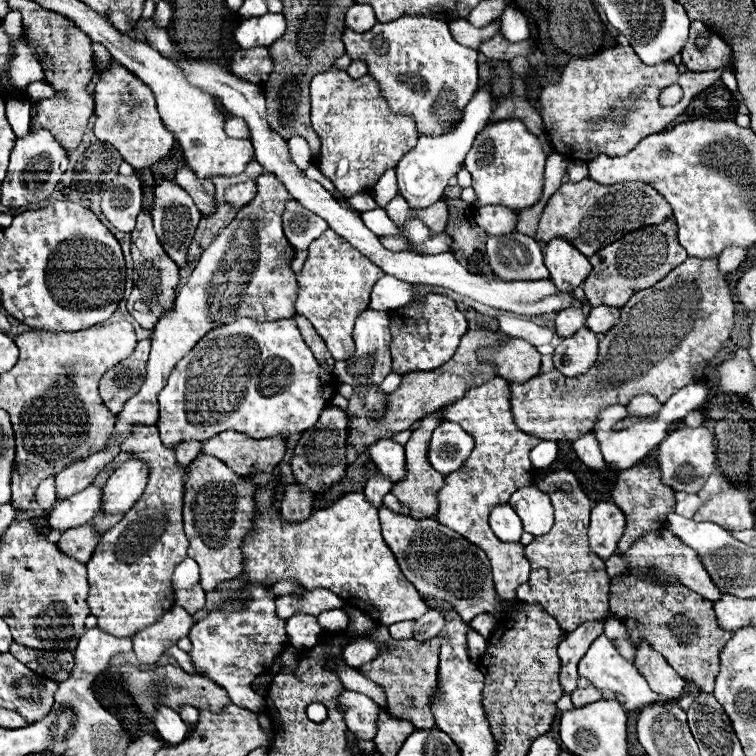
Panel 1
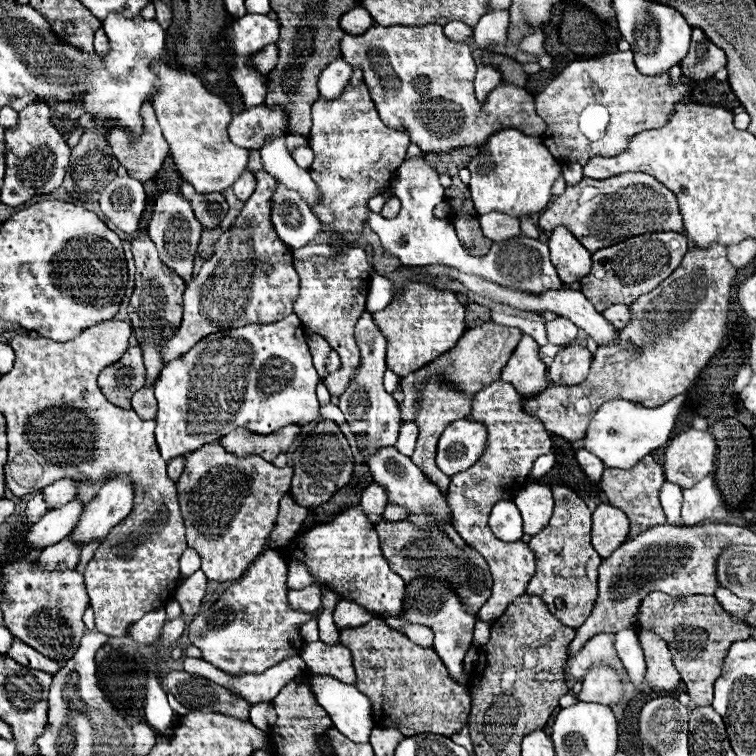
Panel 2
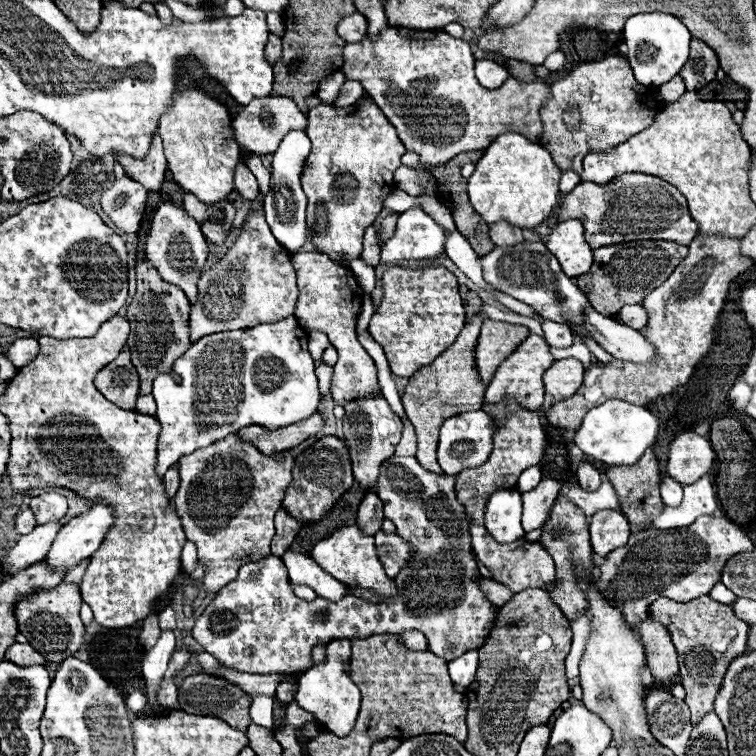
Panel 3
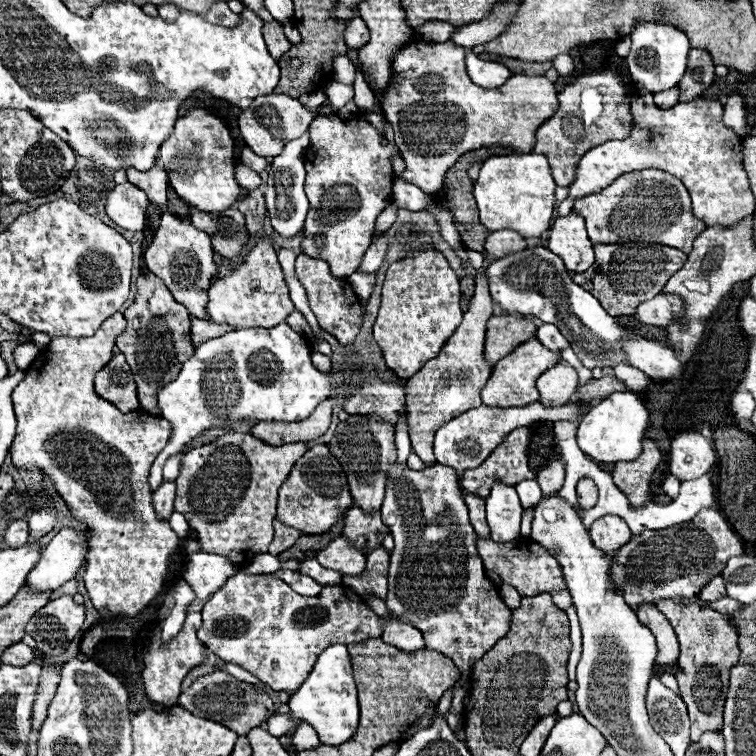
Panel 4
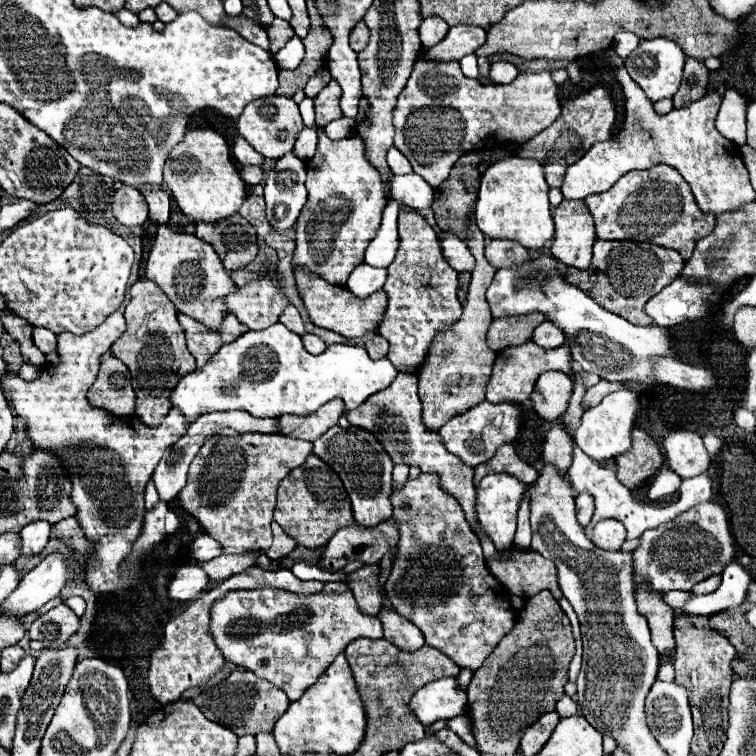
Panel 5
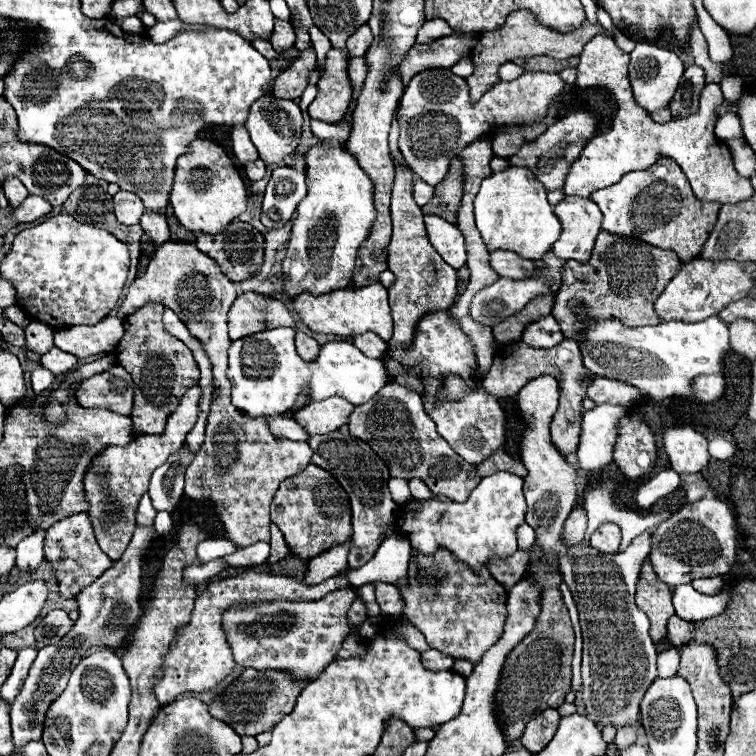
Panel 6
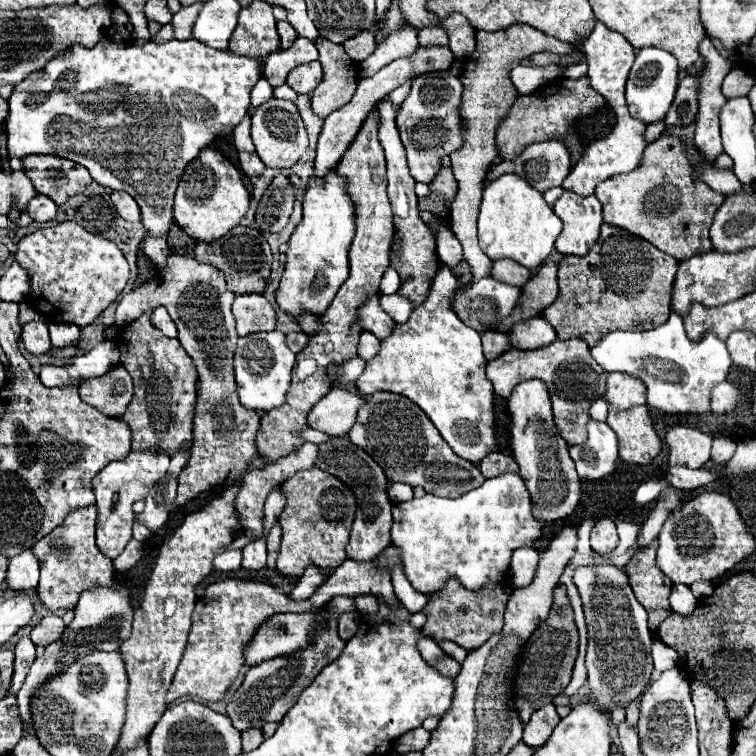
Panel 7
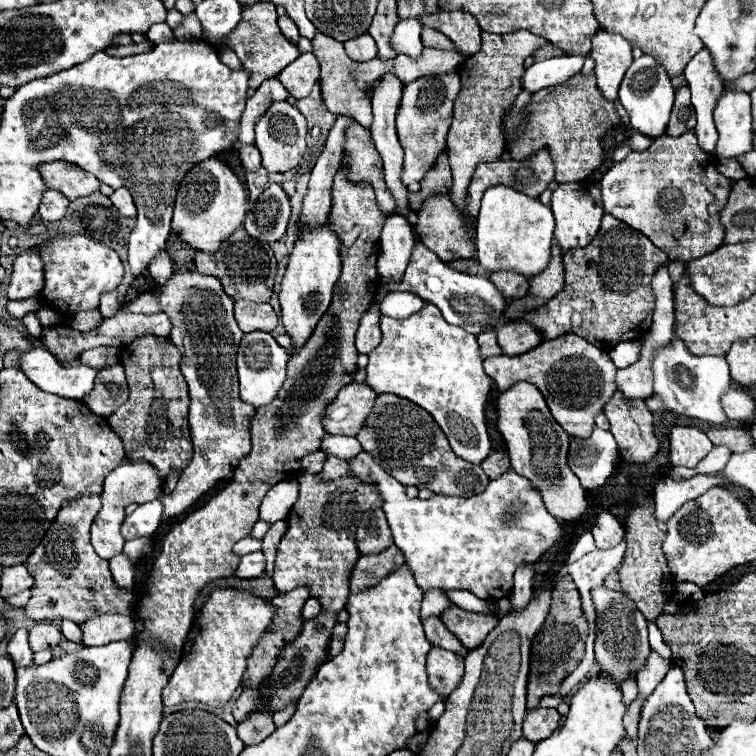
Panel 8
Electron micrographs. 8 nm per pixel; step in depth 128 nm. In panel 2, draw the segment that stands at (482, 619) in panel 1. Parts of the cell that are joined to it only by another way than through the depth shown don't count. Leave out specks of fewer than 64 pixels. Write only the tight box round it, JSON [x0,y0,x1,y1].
[474,622,490,646]

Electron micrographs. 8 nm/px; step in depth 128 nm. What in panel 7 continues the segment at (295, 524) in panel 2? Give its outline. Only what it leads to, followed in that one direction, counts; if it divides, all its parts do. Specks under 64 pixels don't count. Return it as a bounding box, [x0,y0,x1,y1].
[266,524,282,568]

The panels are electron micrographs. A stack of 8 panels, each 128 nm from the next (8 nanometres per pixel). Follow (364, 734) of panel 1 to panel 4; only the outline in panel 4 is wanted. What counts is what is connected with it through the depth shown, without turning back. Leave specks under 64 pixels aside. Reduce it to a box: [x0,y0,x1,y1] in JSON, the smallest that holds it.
[266,644,358,746]

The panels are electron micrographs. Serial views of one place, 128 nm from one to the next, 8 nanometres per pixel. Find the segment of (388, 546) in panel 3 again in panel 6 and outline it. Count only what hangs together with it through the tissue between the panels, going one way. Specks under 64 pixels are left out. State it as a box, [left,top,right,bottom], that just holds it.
[348,598,368,628]

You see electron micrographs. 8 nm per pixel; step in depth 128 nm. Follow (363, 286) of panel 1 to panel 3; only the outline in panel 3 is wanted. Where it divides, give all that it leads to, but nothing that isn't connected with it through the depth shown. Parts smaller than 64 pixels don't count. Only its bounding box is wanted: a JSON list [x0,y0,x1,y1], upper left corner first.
[292,226,381,404]

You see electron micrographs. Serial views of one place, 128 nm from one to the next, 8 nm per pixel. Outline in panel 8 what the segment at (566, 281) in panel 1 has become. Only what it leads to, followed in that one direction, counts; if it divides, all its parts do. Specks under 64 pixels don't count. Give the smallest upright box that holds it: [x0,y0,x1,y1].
[550,182,604,250]

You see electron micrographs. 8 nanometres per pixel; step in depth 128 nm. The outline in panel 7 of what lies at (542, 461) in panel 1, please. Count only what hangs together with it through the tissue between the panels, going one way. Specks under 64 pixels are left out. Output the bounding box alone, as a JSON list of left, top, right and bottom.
[510,546,540,588]

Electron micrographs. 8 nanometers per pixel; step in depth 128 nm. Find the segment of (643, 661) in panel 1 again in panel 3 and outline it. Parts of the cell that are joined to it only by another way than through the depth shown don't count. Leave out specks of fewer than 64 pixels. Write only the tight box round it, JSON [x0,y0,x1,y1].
[638,618,678,680]

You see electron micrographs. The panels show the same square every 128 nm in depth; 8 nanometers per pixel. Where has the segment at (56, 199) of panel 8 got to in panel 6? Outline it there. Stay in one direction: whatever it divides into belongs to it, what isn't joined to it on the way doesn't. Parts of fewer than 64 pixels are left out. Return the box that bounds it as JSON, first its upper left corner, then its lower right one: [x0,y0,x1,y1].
[12,196,52,222]

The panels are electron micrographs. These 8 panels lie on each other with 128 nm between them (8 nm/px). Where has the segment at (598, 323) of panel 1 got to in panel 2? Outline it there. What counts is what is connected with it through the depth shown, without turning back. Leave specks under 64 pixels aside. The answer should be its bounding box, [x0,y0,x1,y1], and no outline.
[604,304,632,328]

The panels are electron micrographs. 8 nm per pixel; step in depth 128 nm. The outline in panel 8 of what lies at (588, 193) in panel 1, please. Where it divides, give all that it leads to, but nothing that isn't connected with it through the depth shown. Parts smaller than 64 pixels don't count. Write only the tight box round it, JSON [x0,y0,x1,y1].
[600,132,732,262]

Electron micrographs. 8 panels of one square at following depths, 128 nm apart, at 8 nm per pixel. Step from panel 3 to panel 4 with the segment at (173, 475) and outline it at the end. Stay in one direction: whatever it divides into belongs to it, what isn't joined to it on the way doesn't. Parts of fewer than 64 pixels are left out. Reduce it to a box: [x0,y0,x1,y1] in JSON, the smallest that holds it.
[152,482,176,520]

